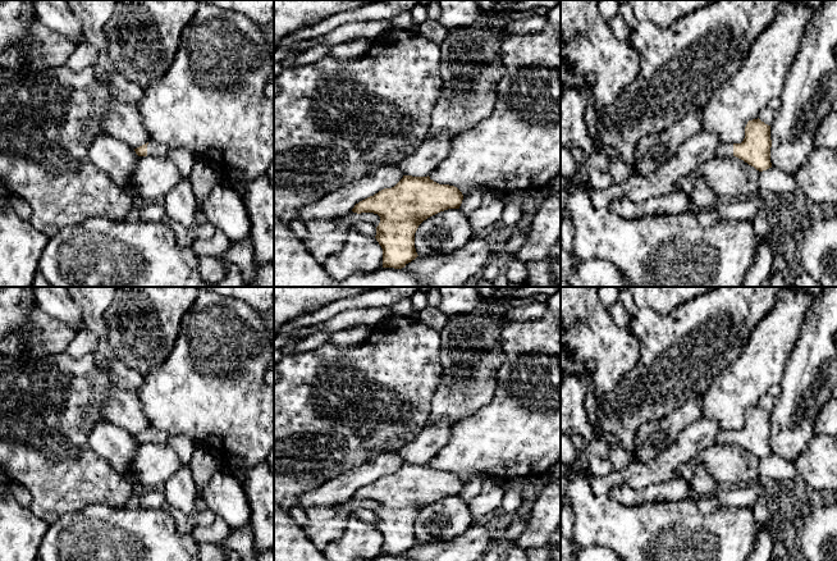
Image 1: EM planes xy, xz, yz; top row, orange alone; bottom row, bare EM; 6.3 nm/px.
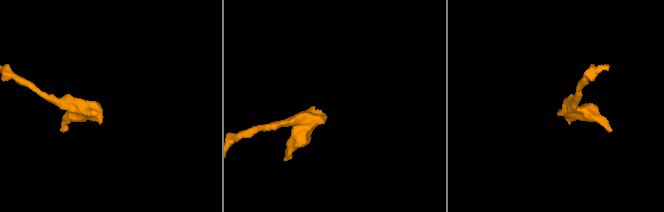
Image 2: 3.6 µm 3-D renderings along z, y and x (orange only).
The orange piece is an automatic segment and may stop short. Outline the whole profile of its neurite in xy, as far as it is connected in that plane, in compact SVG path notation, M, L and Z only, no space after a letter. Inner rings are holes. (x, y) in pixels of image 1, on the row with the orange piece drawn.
M150 141L137 149L134 149L138 156L160 156L168 158L169 147L164 143L157 143L155 141Z

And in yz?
M758 118L747 122L741 143L721 143L715 158L736 156L763 172L772 168L770 147L770 126Z

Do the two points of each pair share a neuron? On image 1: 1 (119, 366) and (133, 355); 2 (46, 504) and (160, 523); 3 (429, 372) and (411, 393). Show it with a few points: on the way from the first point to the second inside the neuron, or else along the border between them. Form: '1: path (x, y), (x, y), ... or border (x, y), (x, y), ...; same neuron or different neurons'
1: border (108, 337), (108, 343), (113, 351), (142, 375); different neurons
2: border (109, 505), (86, 505), (64, 512), (53, 523); different neurons
3: path (424, 377), (412, 388); same neuron

